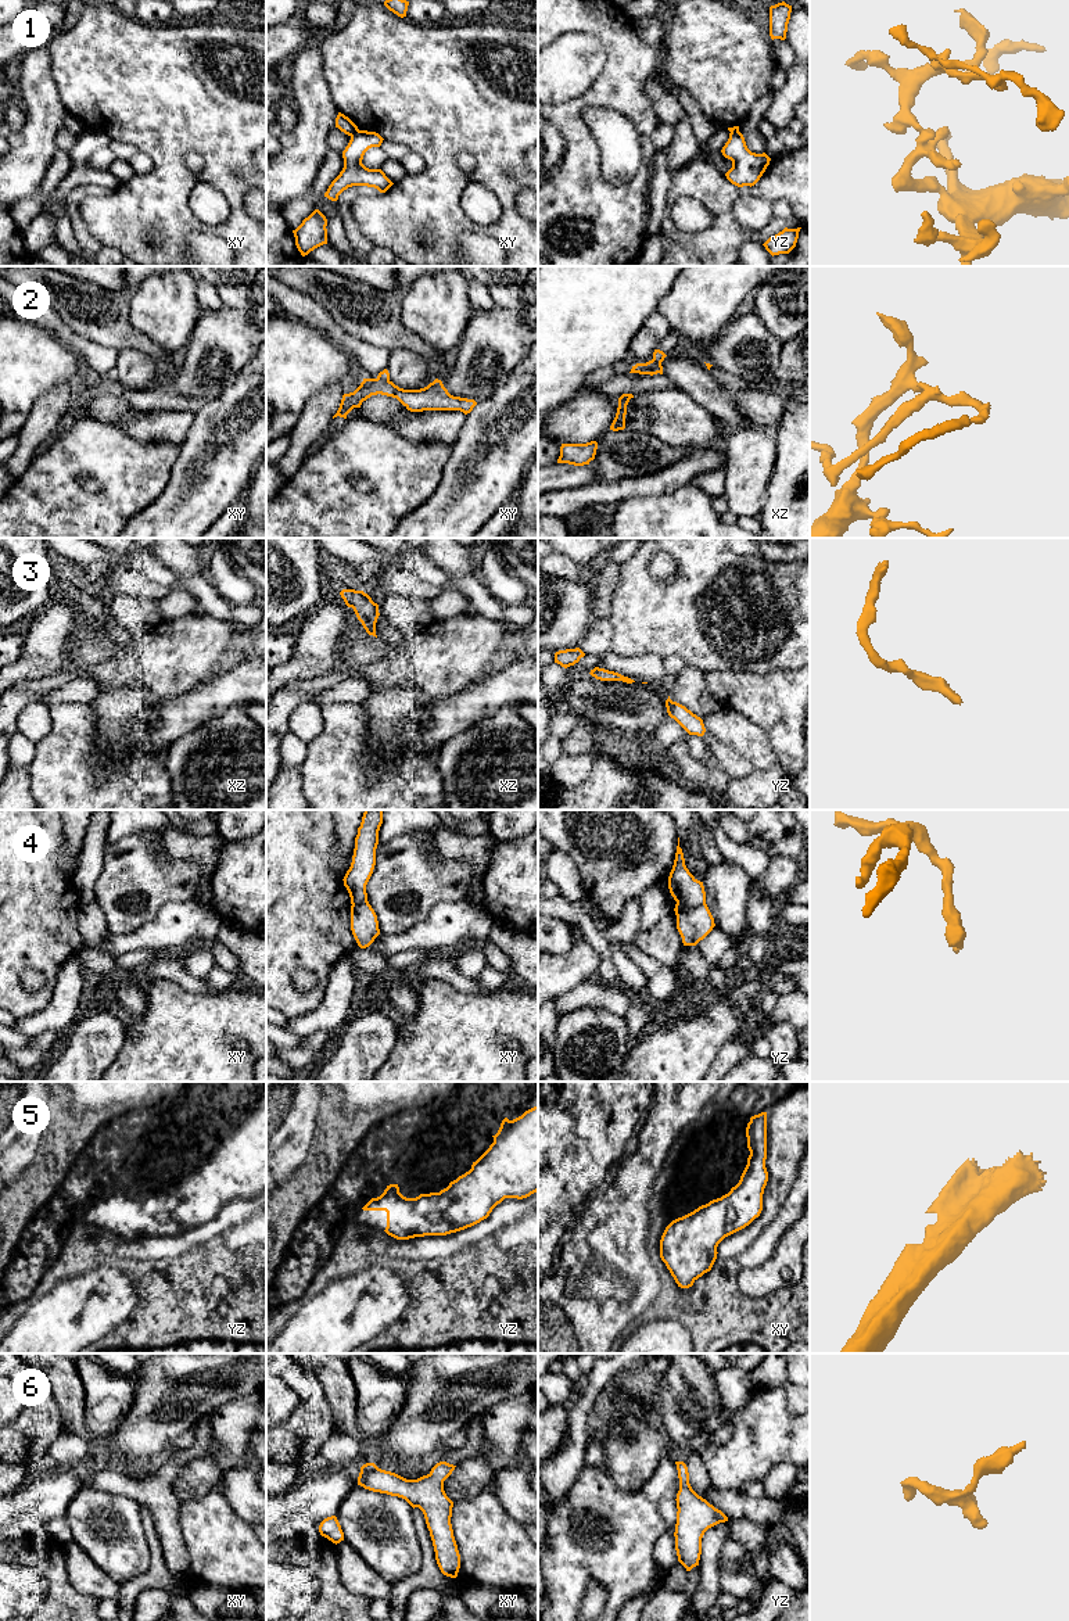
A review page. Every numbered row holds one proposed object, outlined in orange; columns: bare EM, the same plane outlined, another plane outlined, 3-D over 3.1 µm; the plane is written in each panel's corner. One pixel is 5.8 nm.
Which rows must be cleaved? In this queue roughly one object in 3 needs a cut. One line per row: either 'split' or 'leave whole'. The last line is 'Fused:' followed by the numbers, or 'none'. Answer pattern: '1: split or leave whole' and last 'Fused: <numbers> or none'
1: split
2: split
3: leave whole
4: leave whole
5: split
6: leave whole
Fused: 1, 2, 5

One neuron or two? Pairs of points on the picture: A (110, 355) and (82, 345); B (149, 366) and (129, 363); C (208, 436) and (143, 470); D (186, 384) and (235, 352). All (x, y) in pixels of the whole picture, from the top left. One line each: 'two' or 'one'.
A: one
B: one
C: two
D: one

